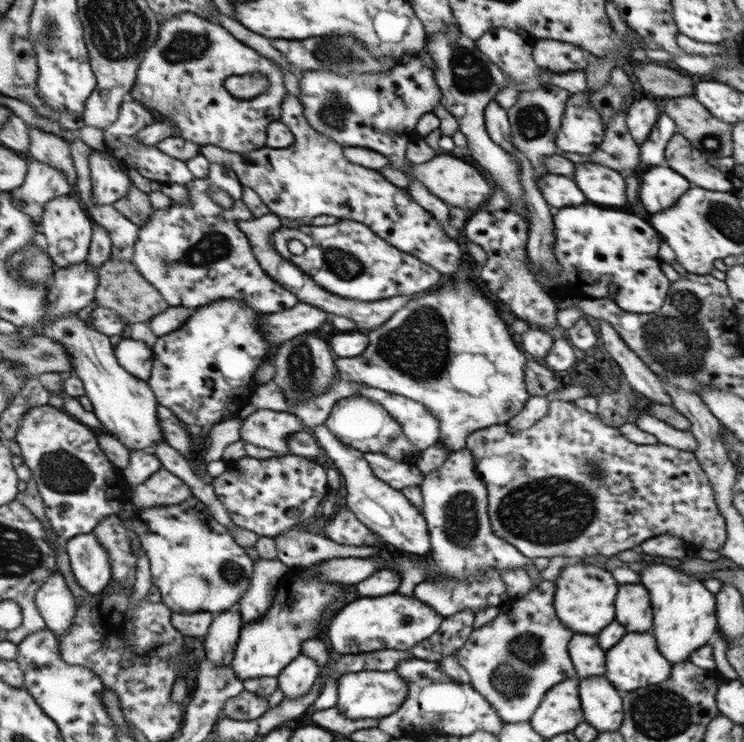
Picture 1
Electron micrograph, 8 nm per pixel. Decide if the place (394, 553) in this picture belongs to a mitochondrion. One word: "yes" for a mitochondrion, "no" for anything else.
no

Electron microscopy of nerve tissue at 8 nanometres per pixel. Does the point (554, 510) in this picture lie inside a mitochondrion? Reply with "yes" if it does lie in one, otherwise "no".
yes

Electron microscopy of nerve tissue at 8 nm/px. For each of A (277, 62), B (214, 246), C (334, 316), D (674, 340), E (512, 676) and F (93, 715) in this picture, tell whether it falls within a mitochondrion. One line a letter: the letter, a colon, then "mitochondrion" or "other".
A: other
B: mitochondrion
C: other
D: mitochondrion
E: mitochondrion
F: other

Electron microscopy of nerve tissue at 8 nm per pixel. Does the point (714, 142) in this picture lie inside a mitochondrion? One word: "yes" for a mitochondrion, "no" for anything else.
yes

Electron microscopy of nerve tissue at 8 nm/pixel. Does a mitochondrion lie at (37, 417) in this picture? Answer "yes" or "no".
no

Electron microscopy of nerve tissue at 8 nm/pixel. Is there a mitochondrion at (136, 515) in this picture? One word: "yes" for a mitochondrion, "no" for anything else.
no

